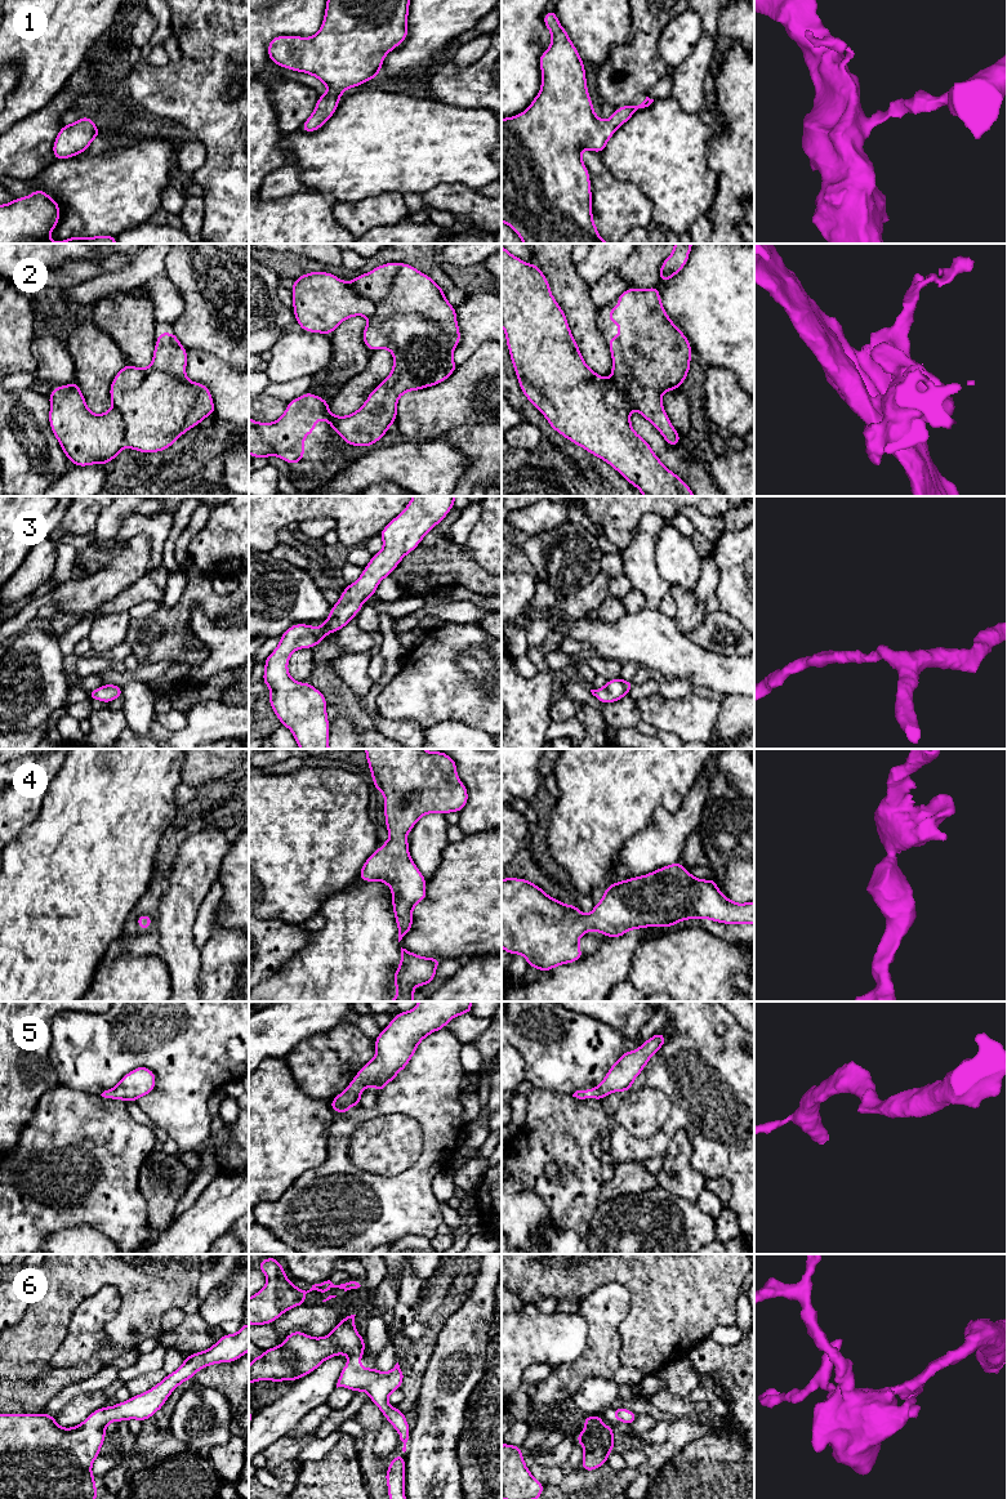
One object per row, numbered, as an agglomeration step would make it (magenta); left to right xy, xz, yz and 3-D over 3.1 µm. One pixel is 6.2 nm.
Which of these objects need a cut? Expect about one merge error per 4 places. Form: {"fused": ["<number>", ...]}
{"fused": []}

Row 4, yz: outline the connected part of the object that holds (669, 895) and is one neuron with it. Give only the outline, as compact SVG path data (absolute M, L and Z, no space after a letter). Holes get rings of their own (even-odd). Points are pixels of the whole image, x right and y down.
M681 862L660 867L650 874L629 878L619 883L611 883L602 900L594 905L593 911L584 915L575 905L565 905L557 898L548 896L542 888L526 879L505 878L502 879L502 947L509 954L522 954L529 967L542 972L554 967L578 962L583 958L579 947L580 937L588 931L606 934L609 938L621 937L631 929L646 927L673 927L676 923L687 919L709 919L723 924L754 925L754 901L736 904L725 897L718 889L714 879L703 880L692 876Z

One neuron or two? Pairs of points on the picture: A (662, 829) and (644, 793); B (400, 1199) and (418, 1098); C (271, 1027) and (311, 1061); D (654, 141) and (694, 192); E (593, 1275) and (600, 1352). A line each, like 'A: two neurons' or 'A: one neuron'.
A: two neurons
B: one neuron
C: two neurons
D: one neuron
E: two neurons

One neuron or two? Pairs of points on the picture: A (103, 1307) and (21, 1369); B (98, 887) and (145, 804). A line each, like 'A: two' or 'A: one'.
A: two
B: one

